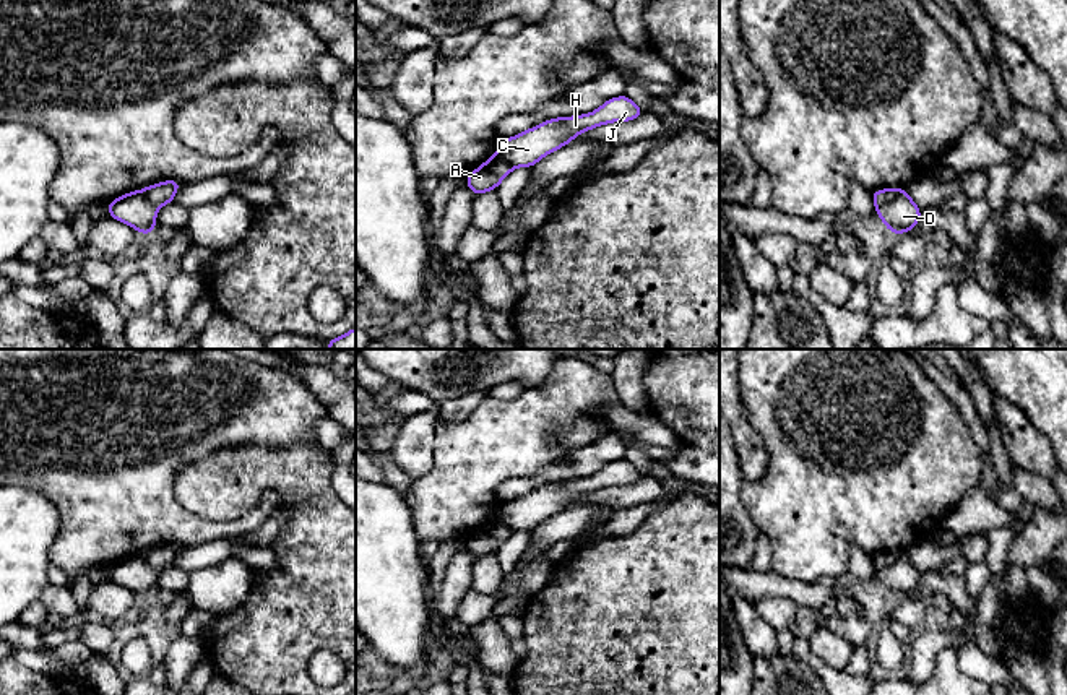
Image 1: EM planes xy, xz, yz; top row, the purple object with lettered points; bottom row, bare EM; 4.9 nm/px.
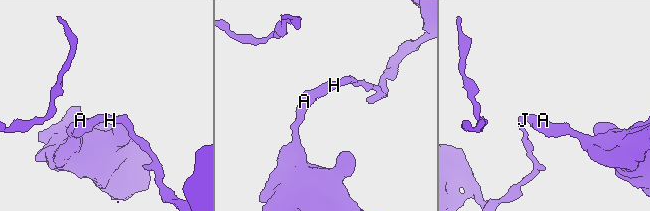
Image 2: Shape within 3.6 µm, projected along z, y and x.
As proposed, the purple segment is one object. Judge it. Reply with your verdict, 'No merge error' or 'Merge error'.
Merge error

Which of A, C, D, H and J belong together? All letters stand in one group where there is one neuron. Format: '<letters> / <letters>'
A D / C H J

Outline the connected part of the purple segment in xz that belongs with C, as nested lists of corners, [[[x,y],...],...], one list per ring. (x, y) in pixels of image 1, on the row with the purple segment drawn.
[[[625,94],[617,96],[606,101],[594,112],[551,119],[520,135],[505,138],[500,141],[500,151],[513,167],[533,167],[549,153],[568,145],[580,133],[611,122],[630,122],[643,112]]]

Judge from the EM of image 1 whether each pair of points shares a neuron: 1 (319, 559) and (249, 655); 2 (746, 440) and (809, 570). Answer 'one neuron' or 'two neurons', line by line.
1: one neuron
2: two neurons

